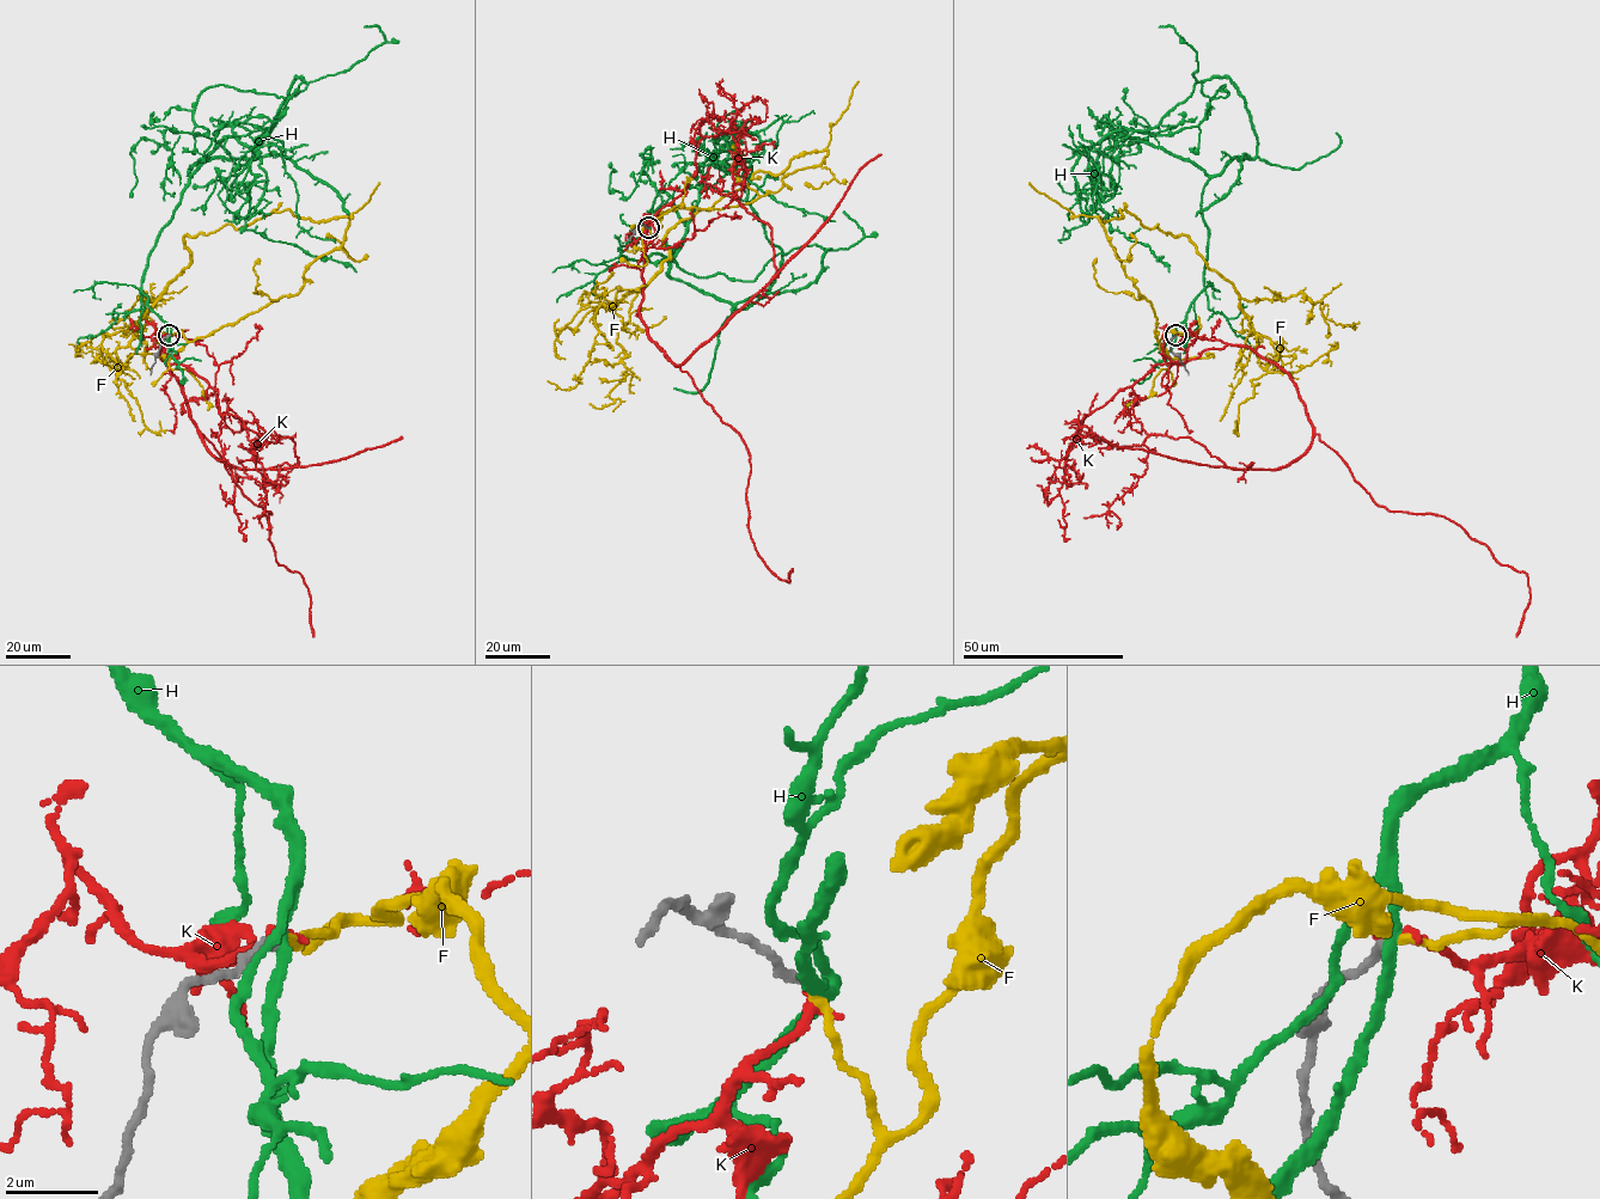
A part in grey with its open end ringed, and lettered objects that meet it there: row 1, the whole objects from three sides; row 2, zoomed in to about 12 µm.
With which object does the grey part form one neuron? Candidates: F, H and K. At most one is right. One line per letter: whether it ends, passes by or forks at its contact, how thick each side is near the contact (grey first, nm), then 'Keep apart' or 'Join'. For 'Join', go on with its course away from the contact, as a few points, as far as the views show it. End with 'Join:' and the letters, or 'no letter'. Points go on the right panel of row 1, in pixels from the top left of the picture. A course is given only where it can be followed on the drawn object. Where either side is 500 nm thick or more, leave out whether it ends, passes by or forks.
F: It ends there. Thickness 200 nm (grey) against 170 nm. Join. Its course: (1176, 335), (1156, 338), (1098, 216), (1128, 210), (1188, 237), (1233, 285), (1268, 372), (1300, 371), (1329, 344)
H: It passes by. Thickness 200 nm (grey) against 240 nm. Keep apart
K: It ends there. Thickness 220 nm (grey) against 240 nm. Keep apart
Join: F

